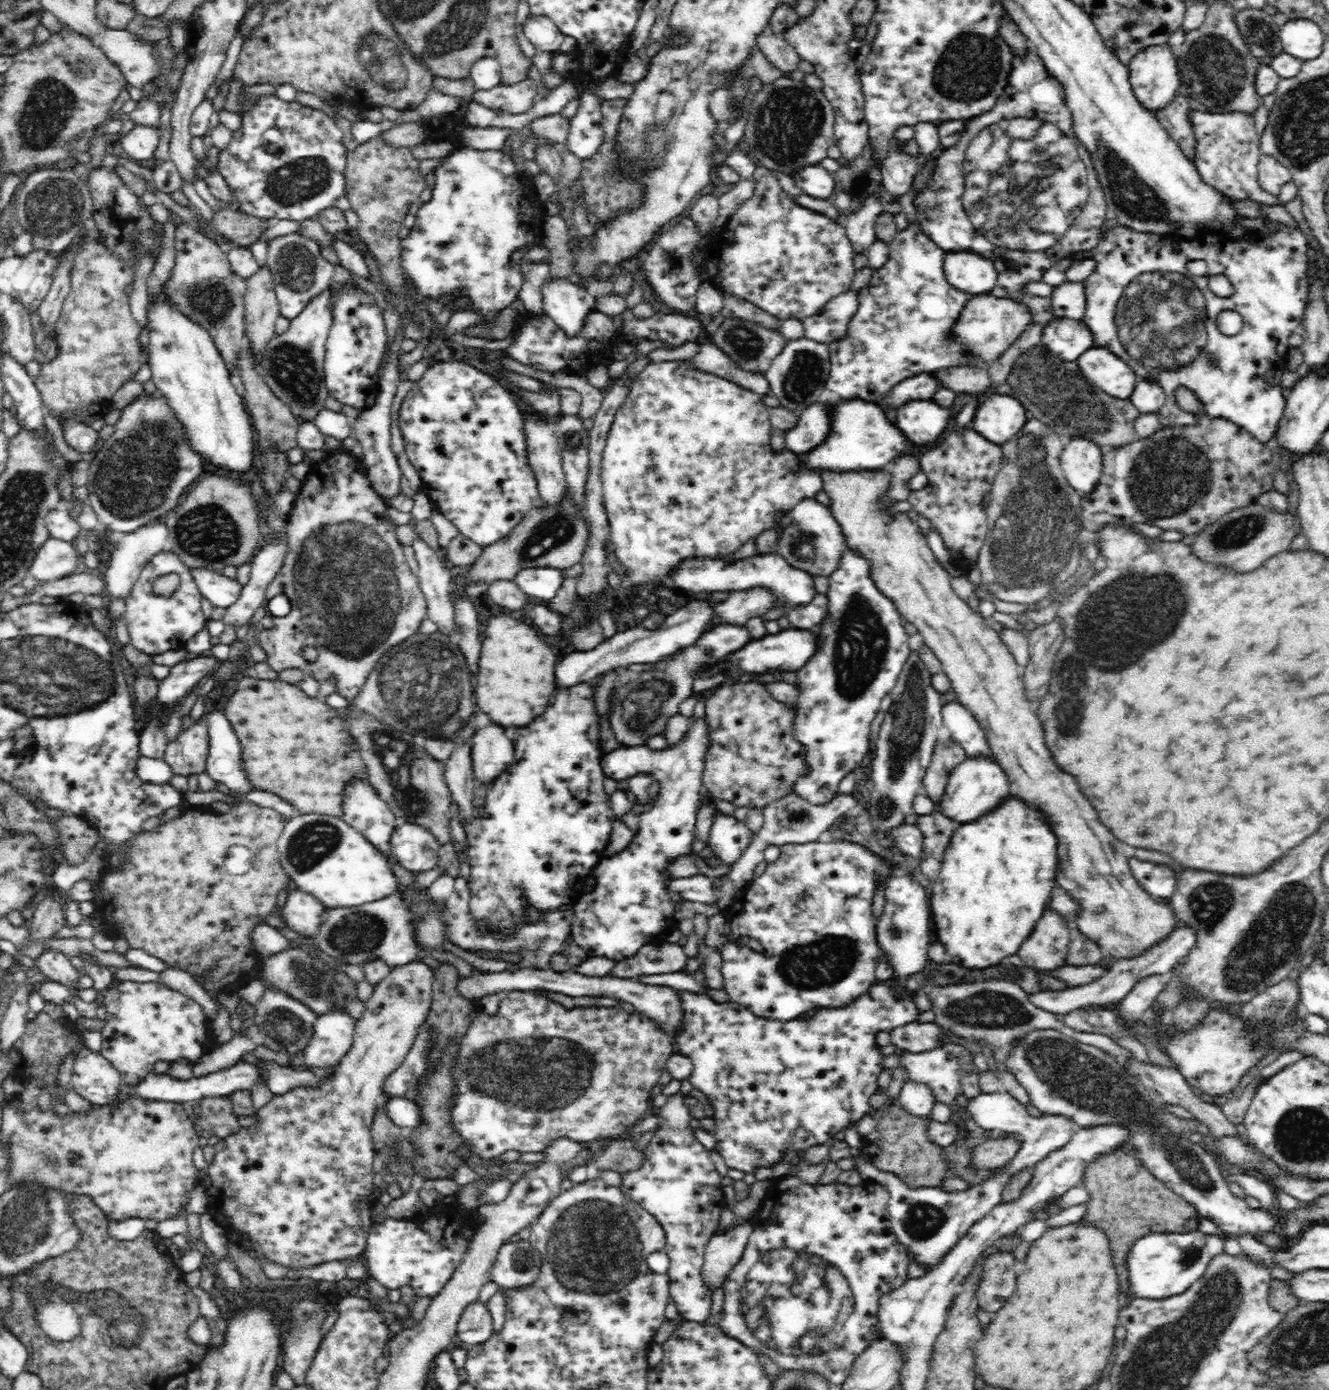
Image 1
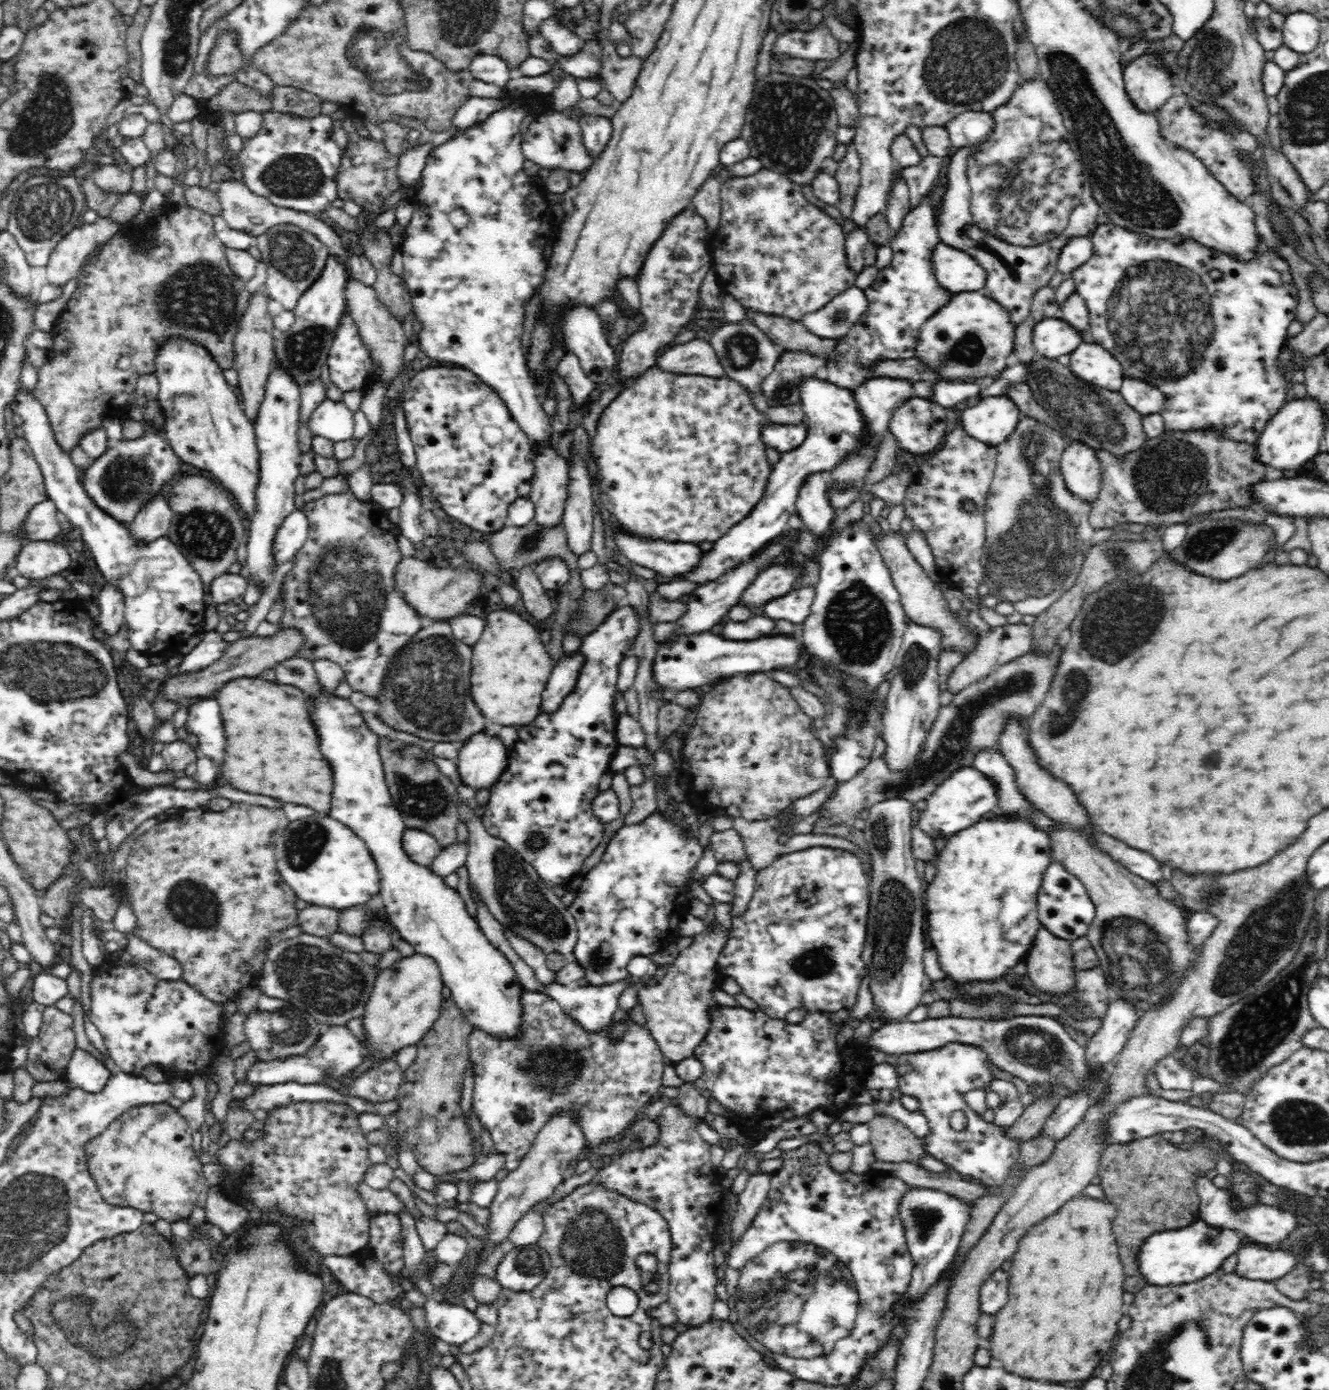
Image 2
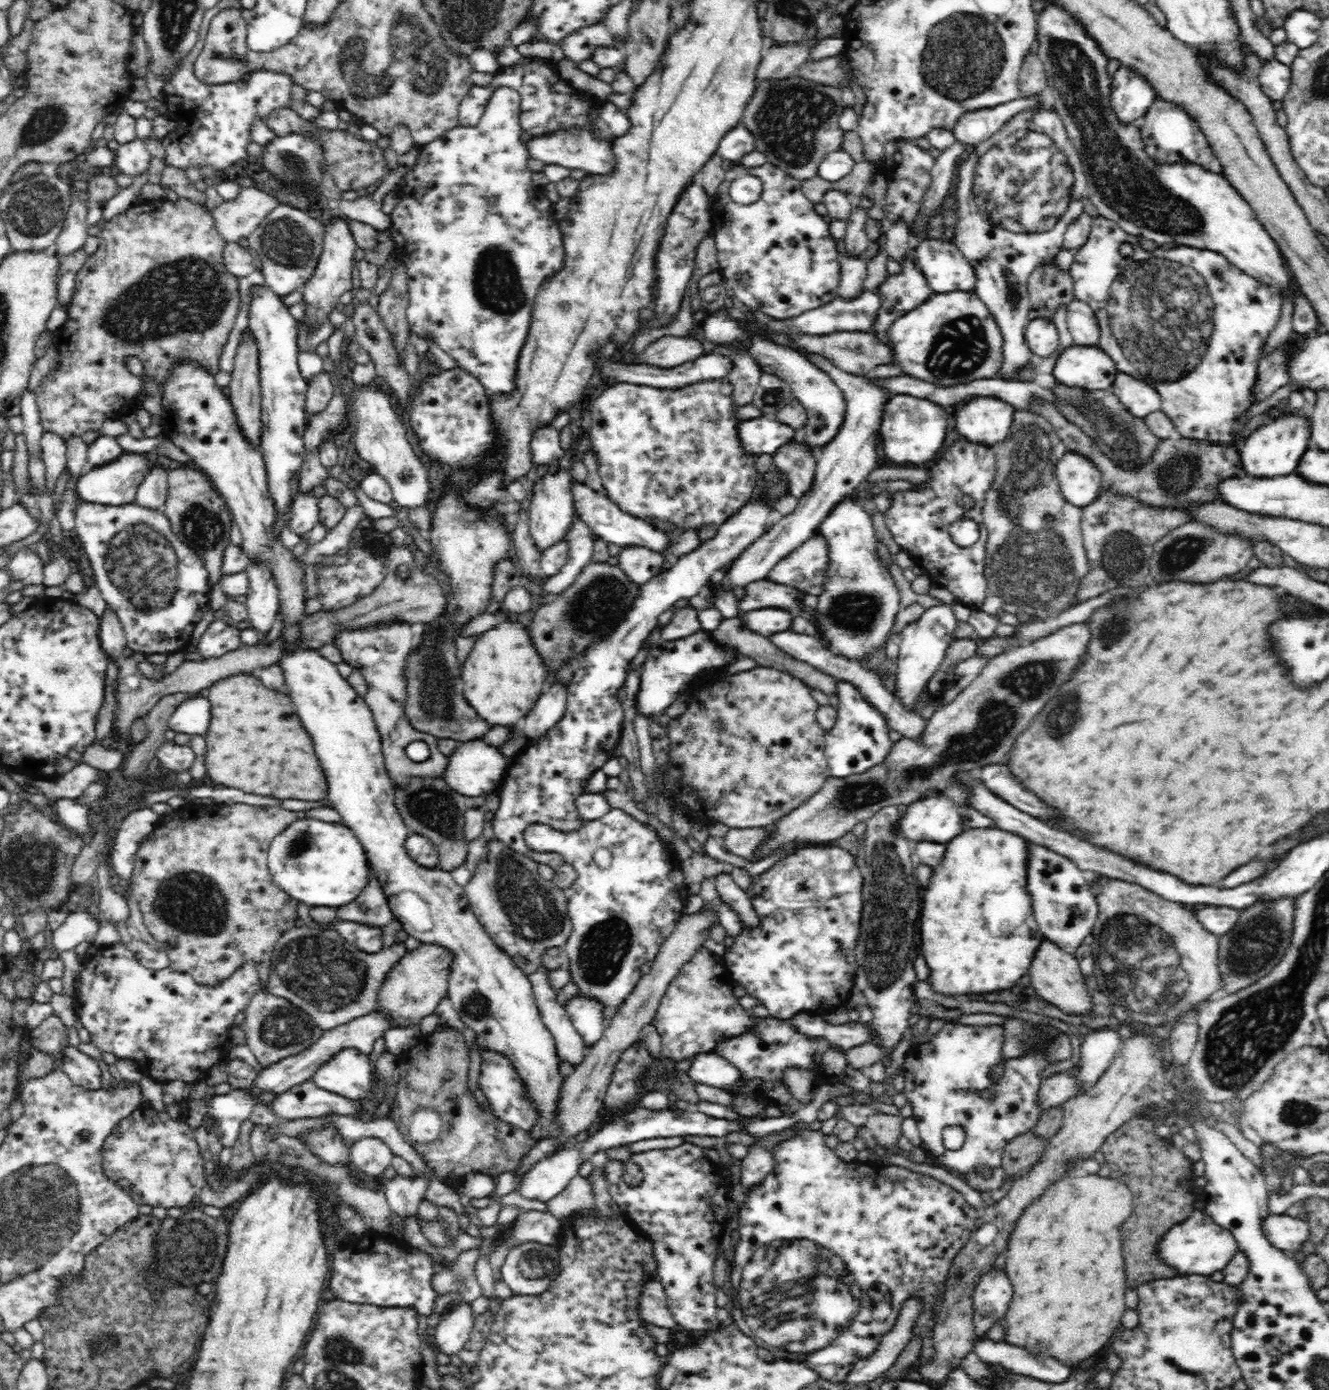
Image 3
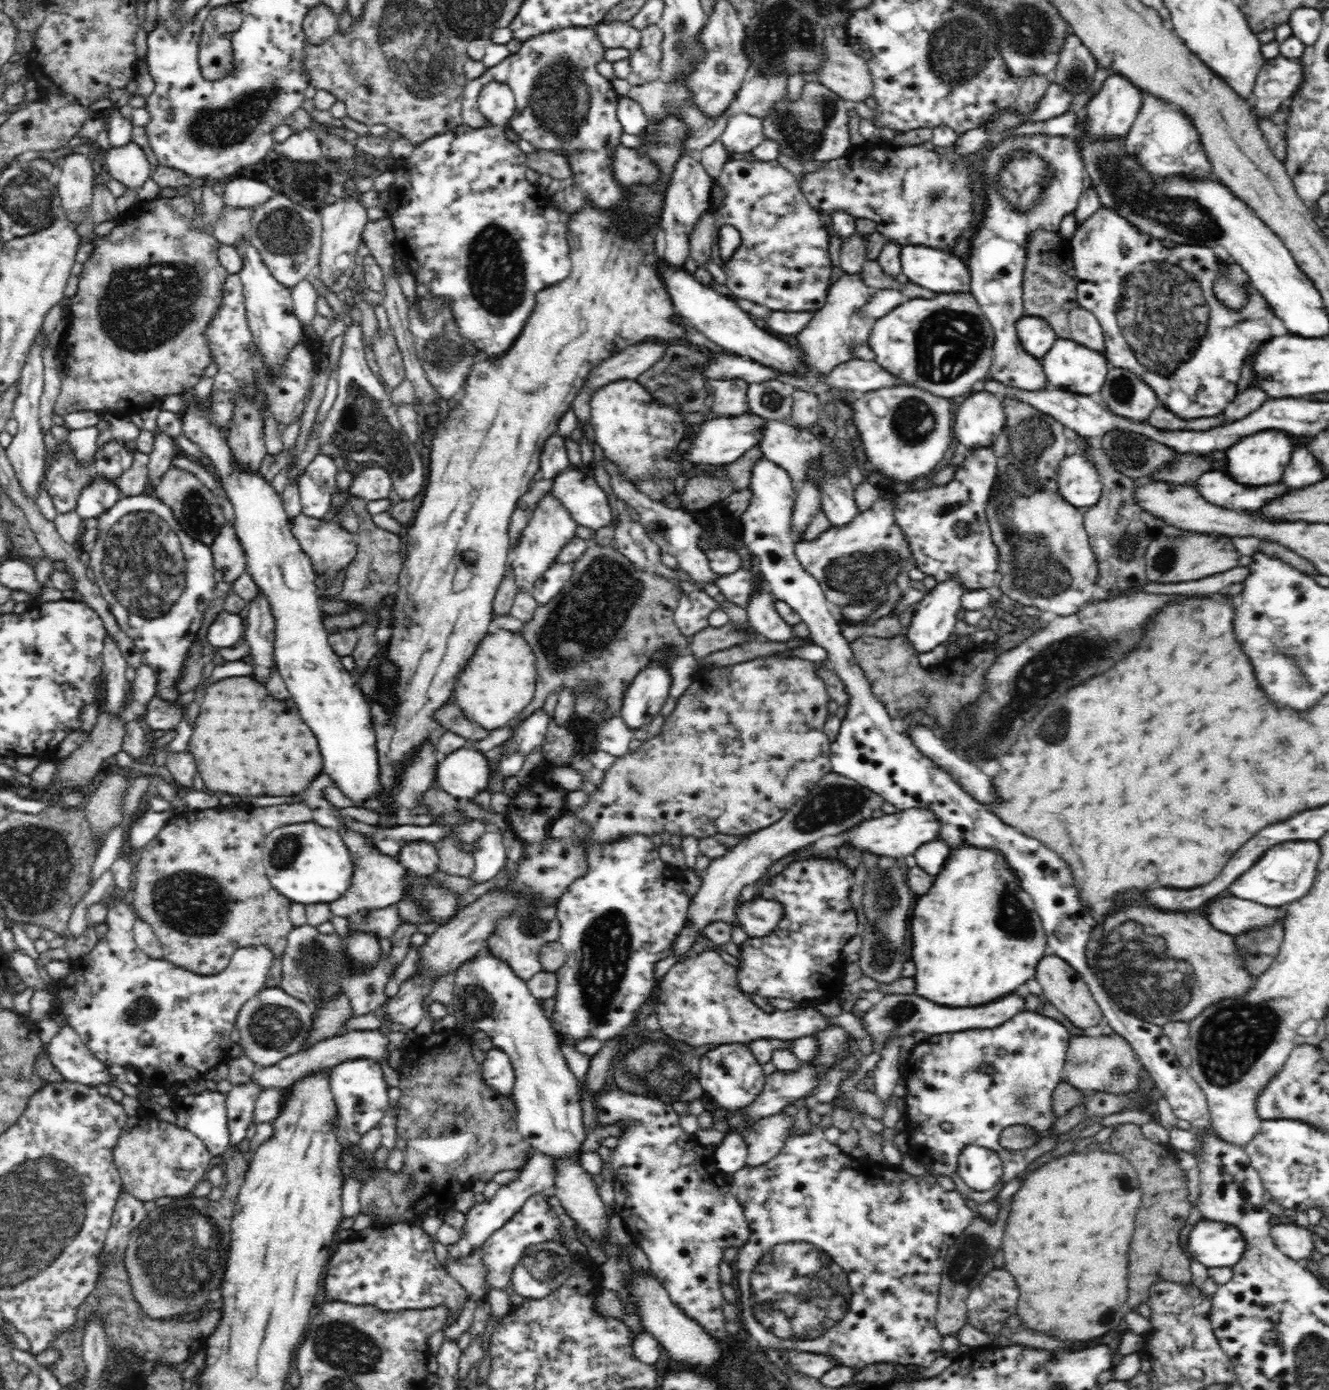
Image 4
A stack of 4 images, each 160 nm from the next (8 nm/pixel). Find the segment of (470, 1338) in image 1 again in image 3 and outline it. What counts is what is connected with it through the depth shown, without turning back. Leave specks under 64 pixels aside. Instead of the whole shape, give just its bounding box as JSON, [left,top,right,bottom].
[435,1303,475,1356]

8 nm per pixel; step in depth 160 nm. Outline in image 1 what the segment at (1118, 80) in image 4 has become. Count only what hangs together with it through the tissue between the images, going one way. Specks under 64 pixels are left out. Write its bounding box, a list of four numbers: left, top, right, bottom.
[1128,47,1182,109]

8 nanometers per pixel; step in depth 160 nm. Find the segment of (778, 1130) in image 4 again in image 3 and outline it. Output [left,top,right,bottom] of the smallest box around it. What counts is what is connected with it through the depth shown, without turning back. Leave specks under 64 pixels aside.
[740,1145,774,1193]

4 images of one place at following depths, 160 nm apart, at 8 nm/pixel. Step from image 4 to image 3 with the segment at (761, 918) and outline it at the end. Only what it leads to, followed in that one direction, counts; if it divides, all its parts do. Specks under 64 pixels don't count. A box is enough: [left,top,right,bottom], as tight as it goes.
[713,874,760,928]

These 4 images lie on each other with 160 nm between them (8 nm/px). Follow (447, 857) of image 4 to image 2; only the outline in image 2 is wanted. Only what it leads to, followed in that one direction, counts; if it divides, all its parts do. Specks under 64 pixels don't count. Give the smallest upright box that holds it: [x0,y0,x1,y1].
[379,736,461,849]

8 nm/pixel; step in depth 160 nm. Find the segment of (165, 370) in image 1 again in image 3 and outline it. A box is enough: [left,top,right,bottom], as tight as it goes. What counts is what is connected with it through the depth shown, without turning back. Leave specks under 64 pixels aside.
[161,362,306,642]

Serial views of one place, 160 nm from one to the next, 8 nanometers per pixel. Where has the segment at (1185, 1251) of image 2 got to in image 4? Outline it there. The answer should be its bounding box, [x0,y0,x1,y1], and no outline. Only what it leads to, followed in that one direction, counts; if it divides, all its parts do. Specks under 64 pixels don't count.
[1188,1218,1247,1268]

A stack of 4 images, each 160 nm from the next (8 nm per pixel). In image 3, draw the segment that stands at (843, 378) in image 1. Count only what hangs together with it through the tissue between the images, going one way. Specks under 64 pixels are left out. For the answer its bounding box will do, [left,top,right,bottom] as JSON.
[868,141,966,345]

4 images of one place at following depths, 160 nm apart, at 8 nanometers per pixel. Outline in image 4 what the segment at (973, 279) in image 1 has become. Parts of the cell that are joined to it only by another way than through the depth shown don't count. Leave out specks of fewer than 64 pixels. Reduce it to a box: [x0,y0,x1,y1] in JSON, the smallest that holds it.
[899,245,971,293]

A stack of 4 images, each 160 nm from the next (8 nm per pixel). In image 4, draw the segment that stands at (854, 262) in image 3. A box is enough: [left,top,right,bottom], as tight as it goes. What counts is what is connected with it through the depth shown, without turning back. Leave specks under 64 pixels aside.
[795,273,874,374]

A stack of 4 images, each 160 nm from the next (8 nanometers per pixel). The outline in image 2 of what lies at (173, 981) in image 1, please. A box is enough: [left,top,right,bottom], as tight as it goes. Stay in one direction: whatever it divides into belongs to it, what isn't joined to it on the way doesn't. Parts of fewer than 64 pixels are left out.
[126,931,183,981]

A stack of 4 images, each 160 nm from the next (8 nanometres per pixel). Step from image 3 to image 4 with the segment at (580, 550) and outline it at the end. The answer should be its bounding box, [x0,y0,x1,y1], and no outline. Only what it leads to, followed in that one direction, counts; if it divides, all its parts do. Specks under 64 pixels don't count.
[532,563,574,605]

